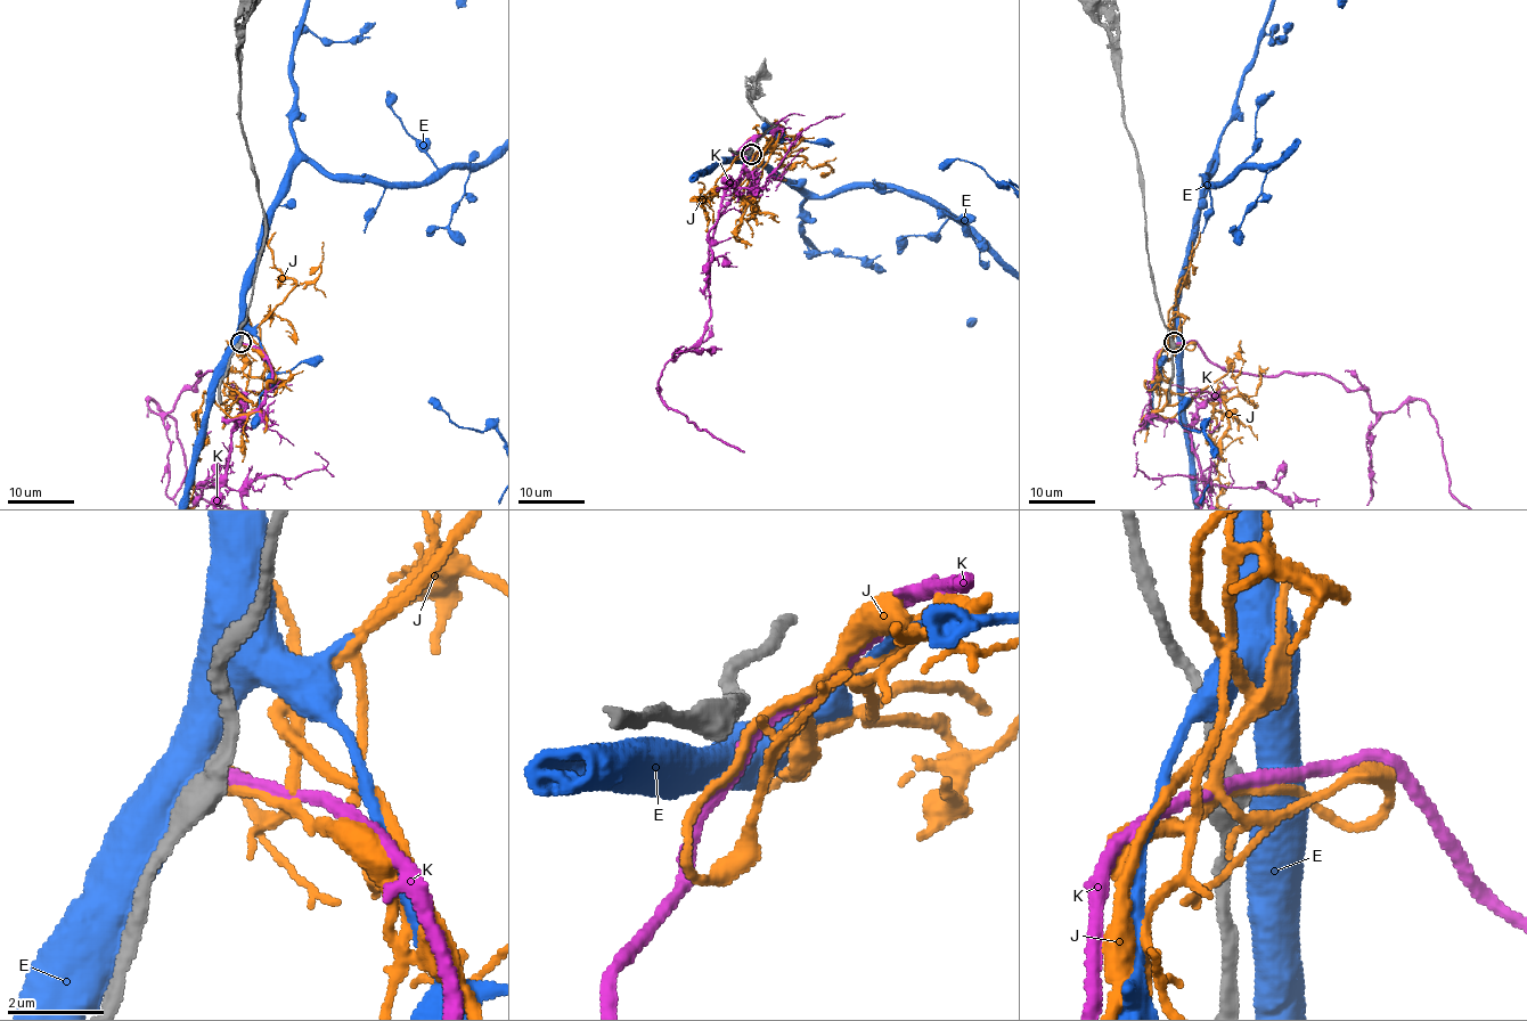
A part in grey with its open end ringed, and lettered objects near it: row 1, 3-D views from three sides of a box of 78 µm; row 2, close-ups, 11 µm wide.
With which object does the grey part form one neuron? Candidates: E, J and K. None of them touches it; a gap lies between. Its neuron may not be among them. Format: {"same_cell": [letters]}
{"same_cell": []}

